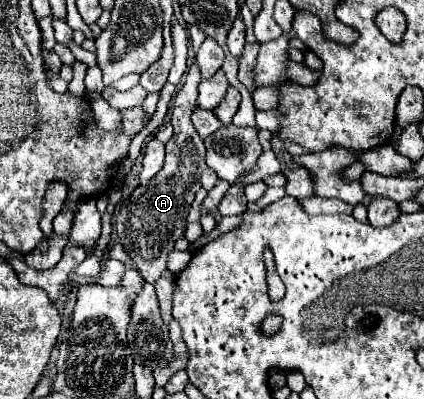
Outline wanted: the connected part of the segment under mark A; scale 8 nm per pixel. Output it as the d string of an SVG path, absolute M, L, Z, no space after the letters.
M190 66L170 106L174 136L166 144L164 168L146 186L138 186L128 200L120 202L116 210L116 230L120 242L148 284L154 284L160 278L160 274L166 270L166 258L174 250L174 240L184 236L186 214L194 202L194 194L200 190L200 174L206 170L206 148L190 122L190 114L198 98L198 84L200 70L198 66Z

